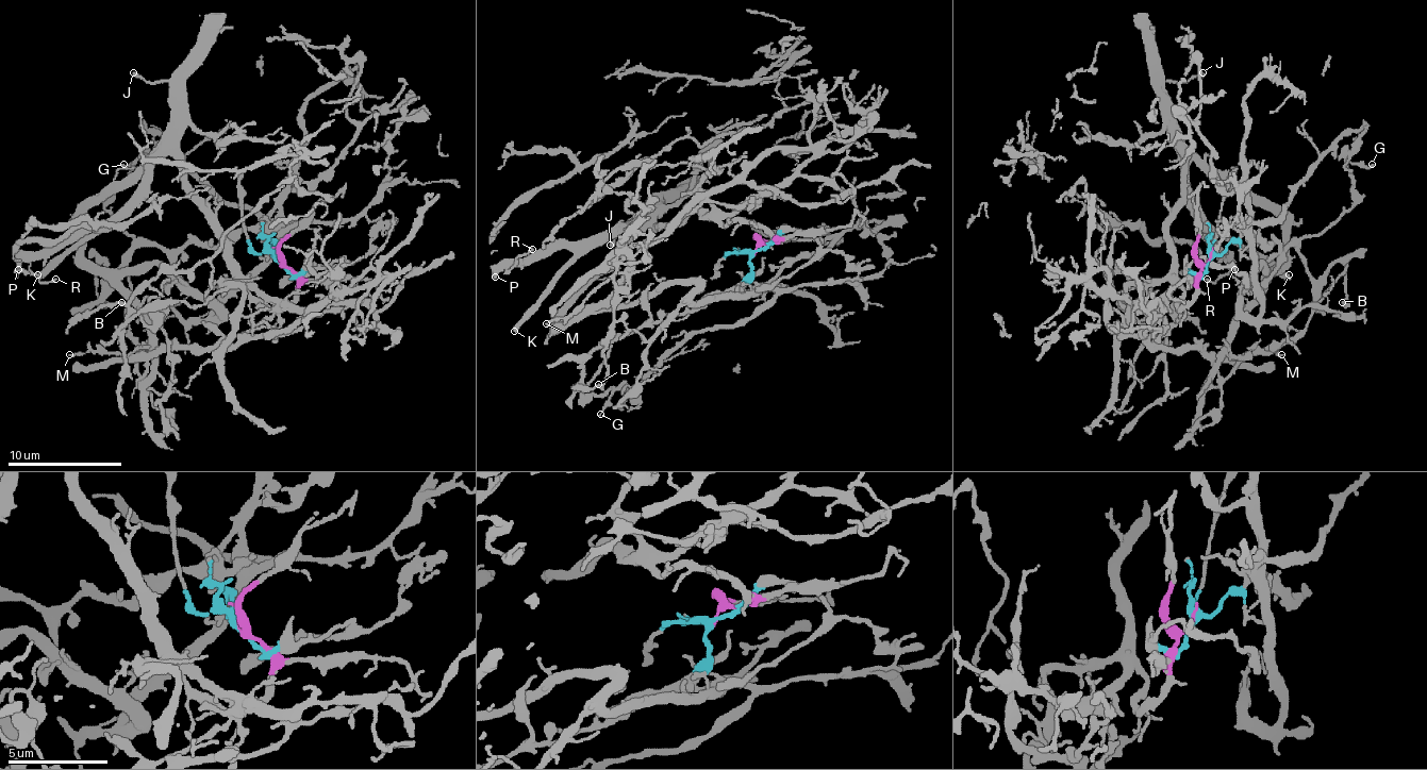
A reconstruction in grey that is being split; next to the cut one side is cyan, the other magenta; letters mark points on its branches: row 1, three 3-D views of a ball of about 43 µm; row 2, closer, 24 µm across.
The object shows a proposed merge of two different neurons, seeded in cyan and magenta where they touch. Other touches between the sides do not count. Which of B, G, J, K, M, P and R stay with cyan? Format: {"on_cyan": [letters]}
{"on_cyan": ["B", "G"]}

